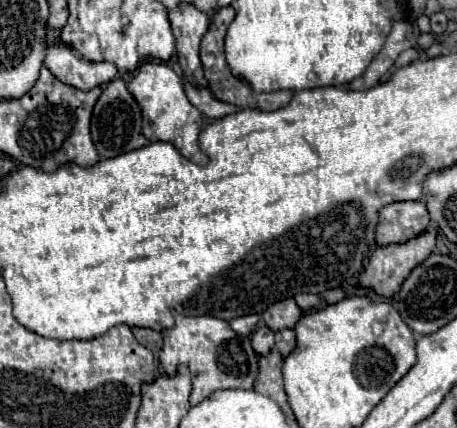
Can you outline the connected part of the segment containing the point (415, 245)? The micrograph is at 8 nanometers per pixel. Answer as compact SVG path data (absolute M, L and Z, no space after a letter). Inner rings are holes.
M432 230L424 232L424 236L416 236L416 240L410 240L408 244L390 244L390 246L384 246L384 248L376 248L370 256L370 262L368 266L362 270L360 278L358 278L358 284L362 288L370 288L374 290L378 296L384 296L384 298L392 298L394 294L400 292L404 280L410 276L410 272L422 264L436 248L436 234Z

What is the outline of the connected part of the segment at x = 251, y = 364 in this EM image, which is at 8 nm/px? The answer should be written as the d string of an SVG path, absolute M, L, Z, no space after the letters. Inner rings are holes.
M174 314L174 318L176 318L174 328L162 330L164 348L160 350L160 364L162 364L162 368L164 368L164 372L168 376L176 376L178 366L186 366L190 370L192 384L194 384L192 394L190 394L190 404L192 406L200 404L204 398L208 398L216 390L250 390L250 388L254 388L254 382L256 382L256 376L258 376L258 356L256 356L256 352L250 346L250 338L238 336L228 326L228 322L216 320L212 316L192 318L192 316Z

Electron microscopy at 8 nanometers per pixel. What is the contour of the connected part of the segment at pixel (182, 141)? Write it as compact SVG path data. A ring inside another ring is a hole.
M146 62L138 68L134 78L128 82L128 90L136 98L142 110L142 132L150 142L170 142L178 148L178 152L196 162L196 164L206 164L210 158L200 150L198 146L198 136L202 130L202 114L188 102L184 88L182 88L182 78L166 64L152 64Z

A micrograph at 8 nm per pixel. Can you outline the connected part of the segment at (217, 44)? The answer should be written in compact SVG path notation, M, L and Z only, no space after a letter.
M226 6L226 8L220 8L214 18L212 18L212 24L208 28L208 32L204 34L202 38L202 44L200 44L200 60L202 60L202 66L204 66L204 78L208 80L208 88L212 92L212 96L216 100L222 100L222 102L228 102L236 108L254 108L254 110L278 110L282 106L286 106L292 98L292 92L290 90L280 90L280 92L268 92L268 94L258 94L254 92L252 88L248 88L248 84L236 76L230 74L230 68L224 60L224 36L226 36L226 30L228 30L228 24L232 22L234 18L234 8L232 6Z

